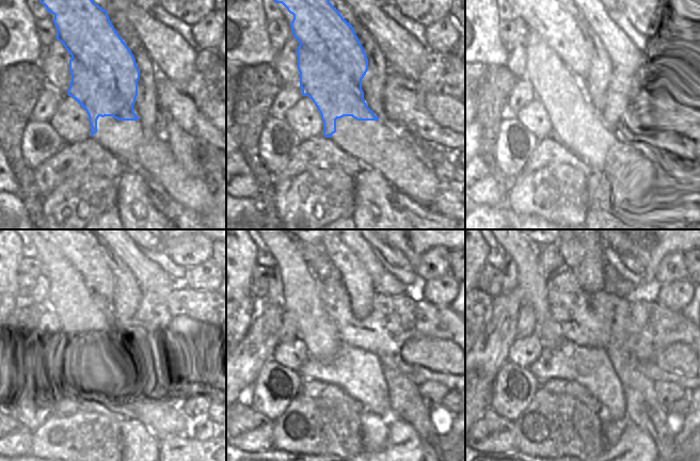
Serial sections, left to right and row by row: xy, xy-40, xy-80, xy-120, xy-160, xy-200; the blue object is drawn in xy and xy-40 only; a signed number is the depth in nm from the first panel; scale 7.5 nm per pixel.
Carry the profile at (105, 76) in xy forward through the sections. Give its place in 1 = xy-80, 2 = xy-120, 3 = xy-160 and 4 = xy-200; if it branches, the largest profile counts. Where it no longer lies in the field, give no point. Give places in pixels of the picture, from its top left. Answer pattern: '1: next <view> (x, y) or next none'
1: next xy-80 (559, 52)
2: next xy-120 (78, 326)
3: next xy-160 (301, 298)
4: next xy-200 (534, 288)

